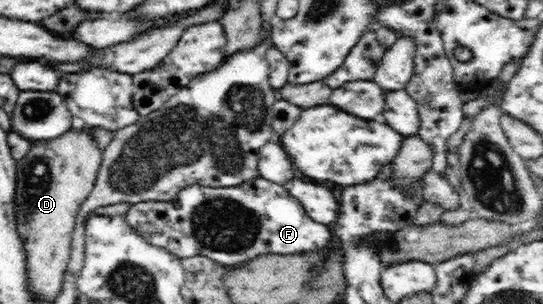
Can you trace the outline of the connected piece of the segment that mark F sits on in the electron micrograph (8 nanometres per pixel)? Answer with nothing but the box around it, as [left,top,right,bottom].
[125,177,334,268]

